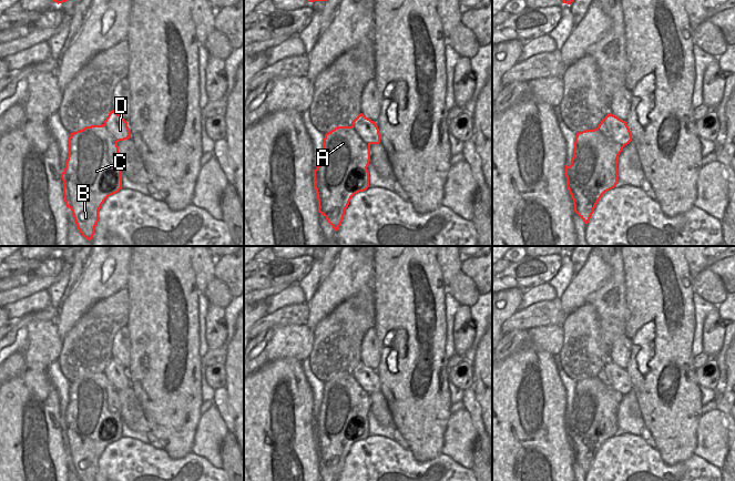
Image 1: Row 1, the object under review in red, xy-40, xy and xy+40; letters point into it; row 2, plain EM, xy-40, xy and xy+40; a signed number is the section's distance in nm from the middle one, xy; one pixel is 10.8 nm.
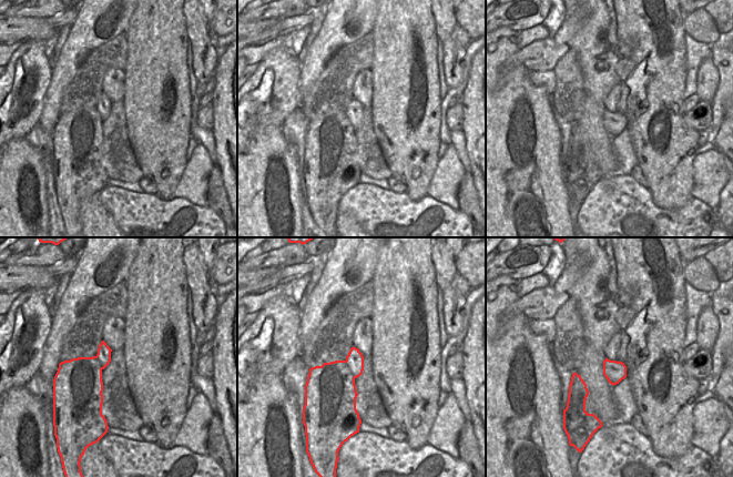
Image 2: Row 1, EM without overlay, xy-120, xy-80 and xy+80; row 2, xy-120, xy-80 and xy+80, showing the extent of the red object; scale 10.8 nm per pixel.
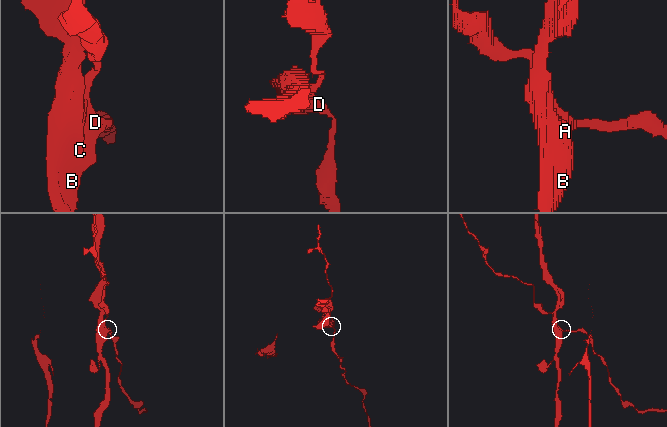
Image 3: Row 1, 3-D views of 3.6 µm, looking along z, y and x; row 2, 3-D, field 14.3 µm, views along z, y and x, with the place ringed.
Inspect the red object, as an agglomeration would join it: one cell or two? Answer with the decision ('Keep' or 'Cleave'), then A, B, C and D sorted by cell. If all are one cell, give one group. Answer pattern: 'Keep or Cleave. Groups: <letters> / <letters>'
Cleave. Groups: A B C / D.

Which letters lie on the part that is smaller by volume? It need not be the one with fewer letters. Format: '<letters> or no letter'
D.

